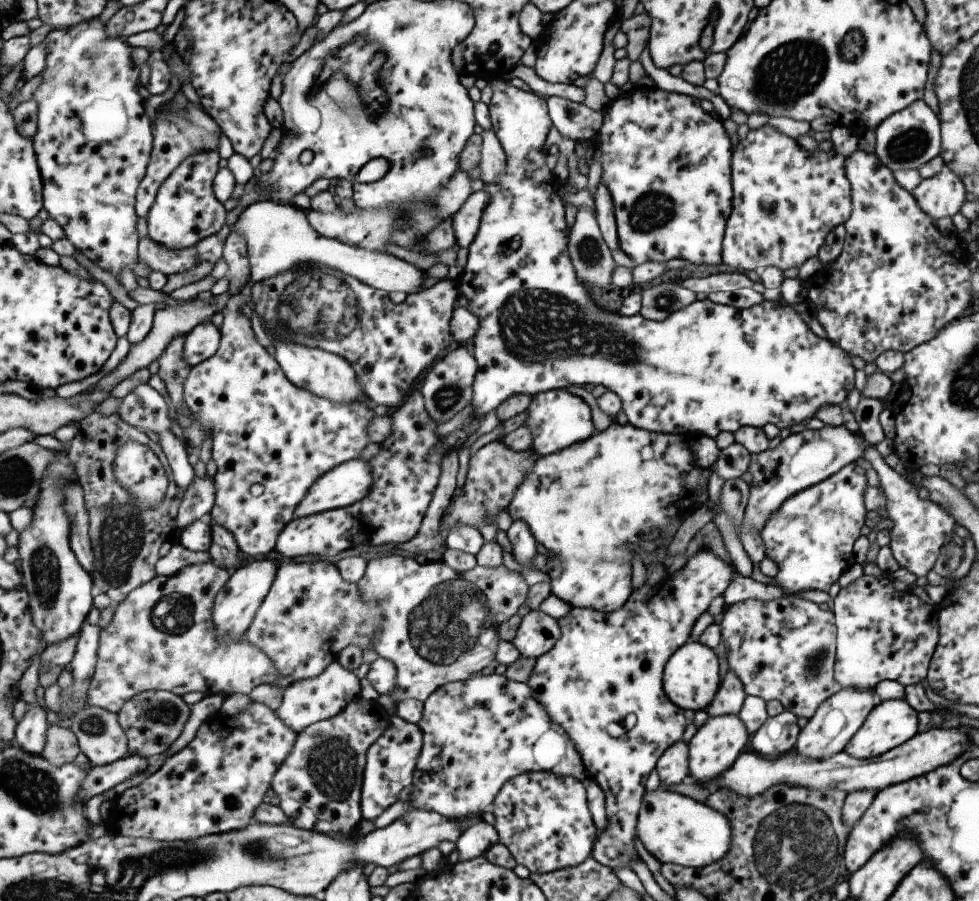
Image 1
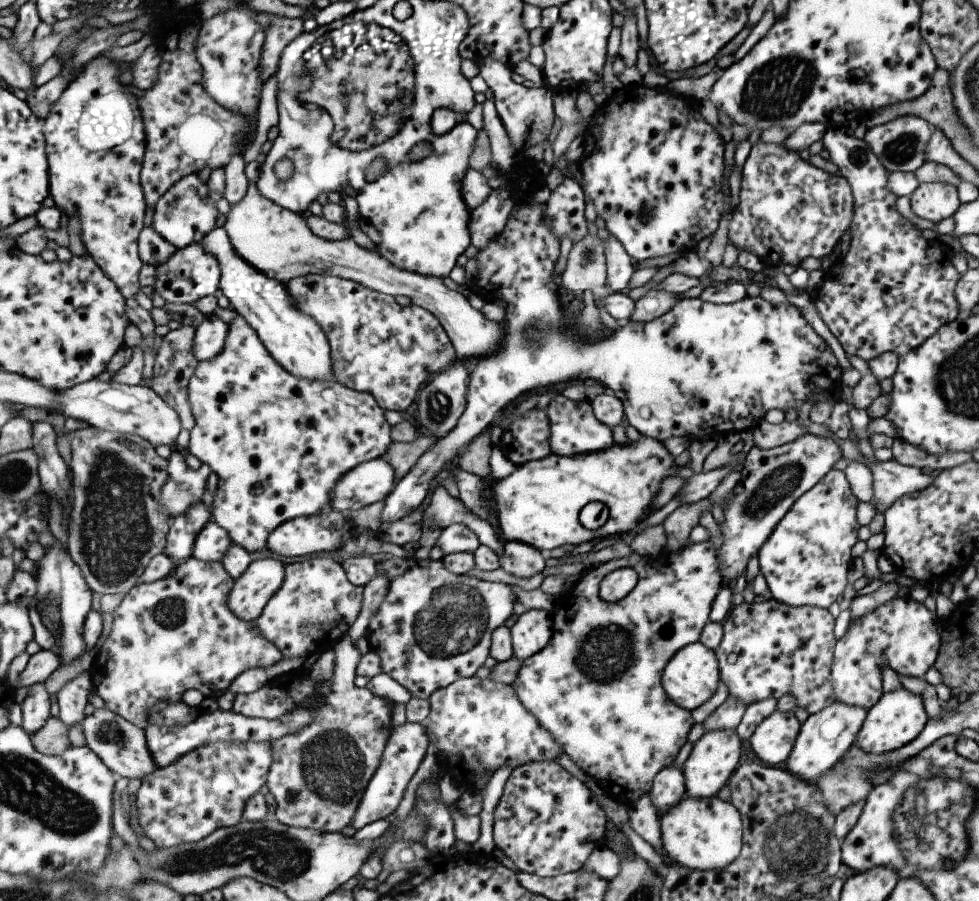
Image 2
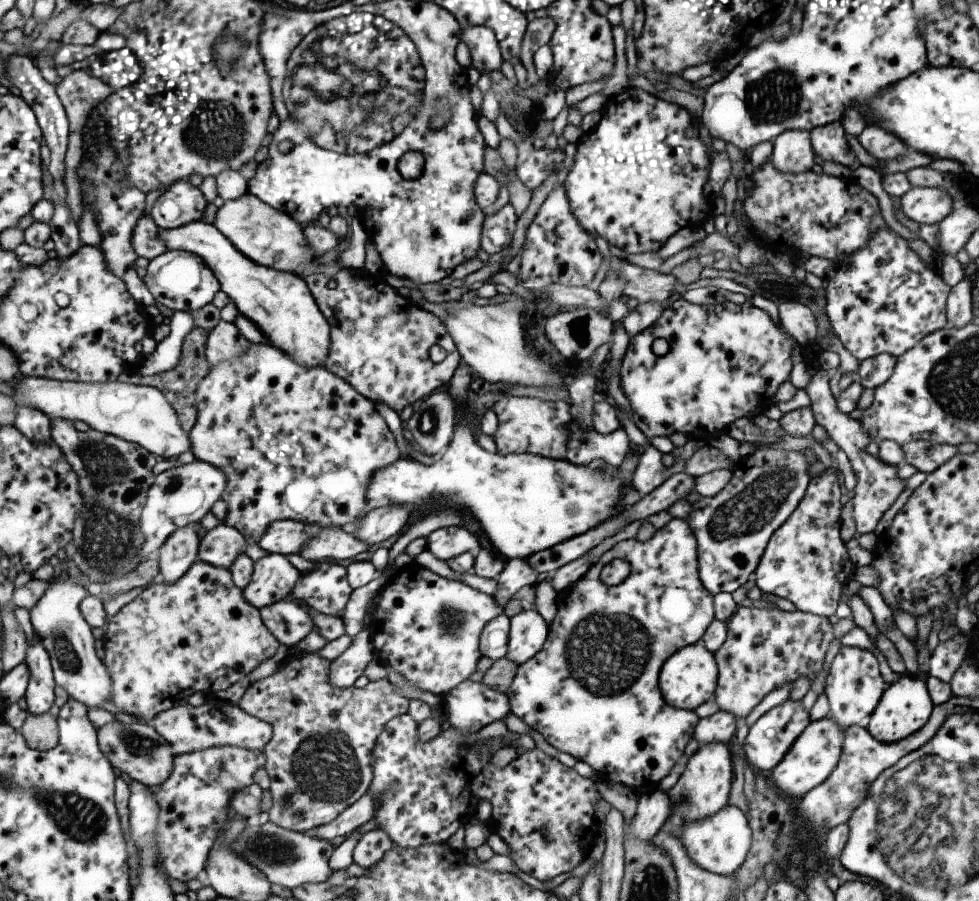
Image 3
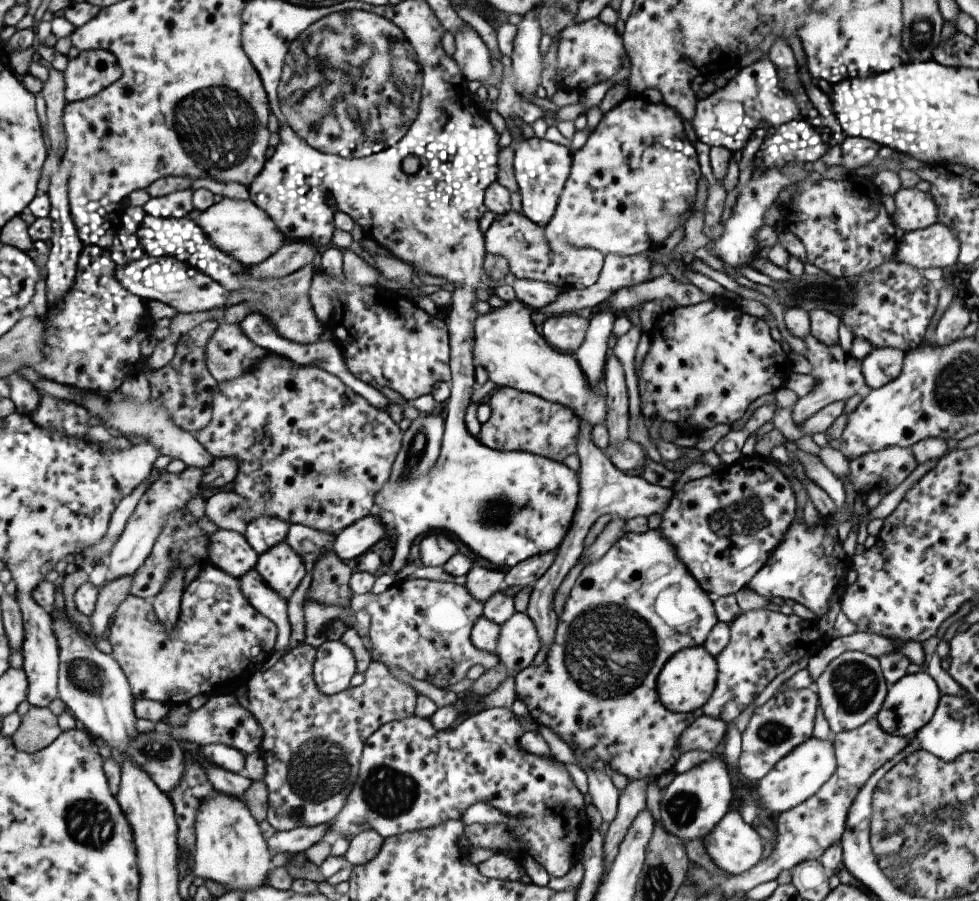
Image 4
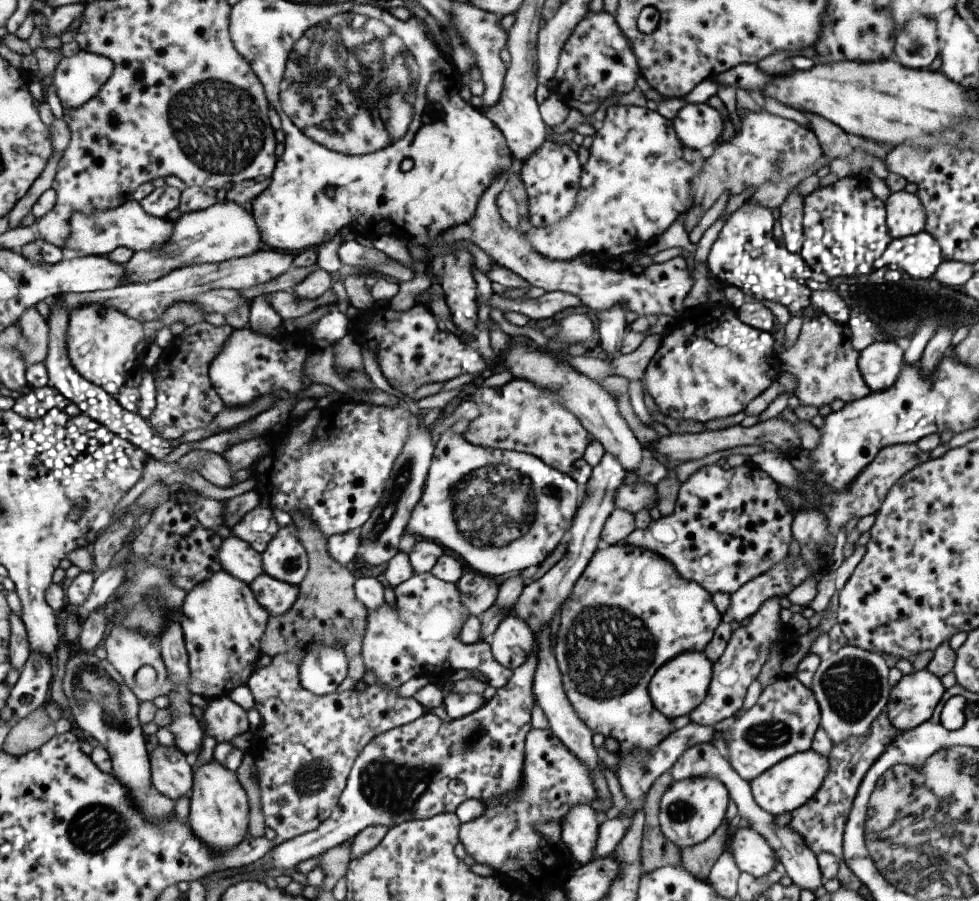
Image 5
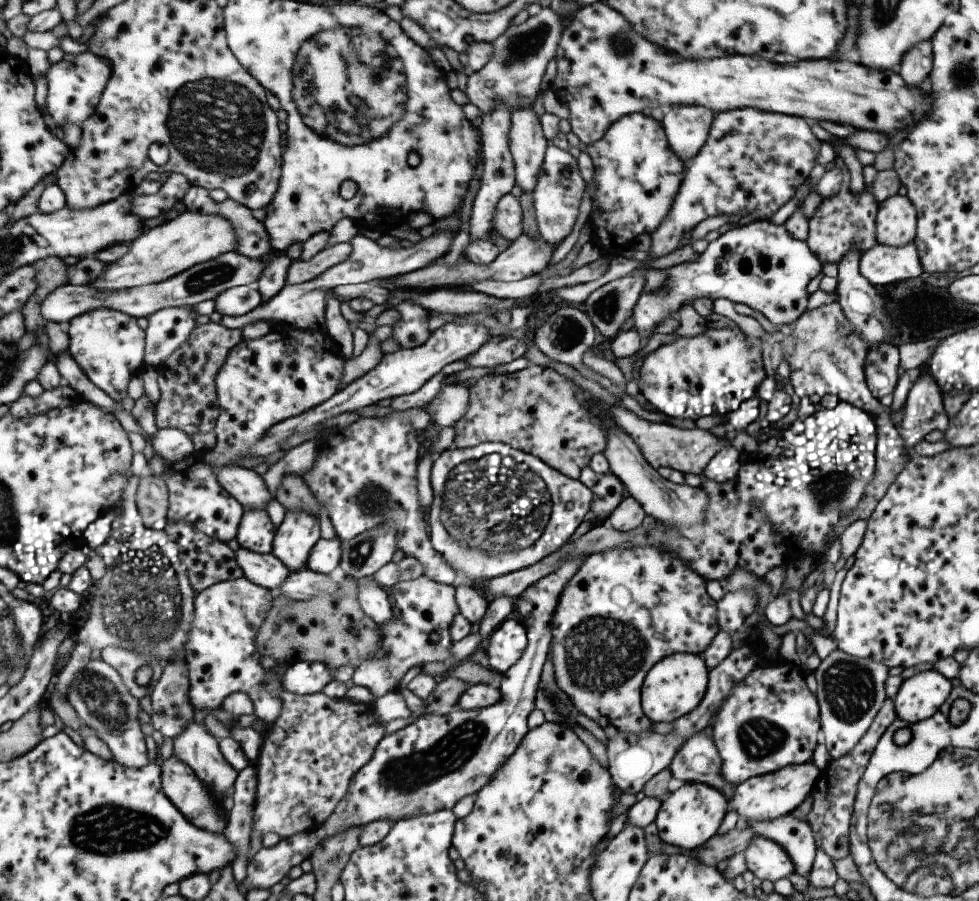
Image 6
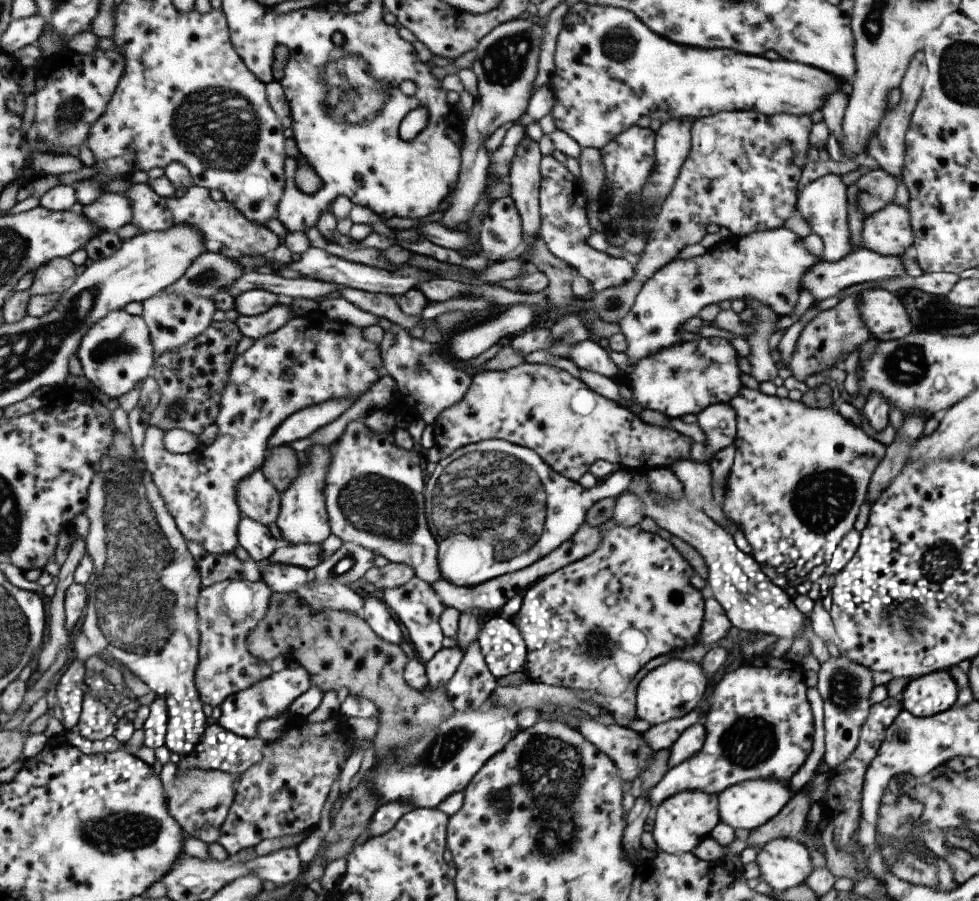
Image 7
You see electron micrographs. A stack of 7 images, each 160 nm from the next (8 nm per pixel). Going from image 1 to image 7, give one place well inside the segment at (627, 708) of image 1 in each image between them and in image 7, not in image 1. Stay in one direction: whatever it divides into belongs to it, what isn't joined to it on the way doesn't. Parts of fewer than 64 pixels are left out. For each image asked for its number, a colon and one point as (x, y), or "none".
2: (595, 686)
3: (592, 692)
4: (628, 612)
5: (629, 611)
6: (664, 605)
7: (590, 626)

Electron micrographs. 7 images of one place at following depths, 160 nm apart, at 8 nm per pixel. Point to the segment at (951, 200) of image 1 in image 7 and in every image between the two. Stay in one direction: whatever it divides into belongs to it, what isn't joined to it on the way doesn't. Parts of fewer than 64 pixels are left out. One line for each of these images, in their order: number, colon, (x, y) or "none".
2: (934, 201)
3: (928, 205)
4: (914, 209)
5: (905, 216)
6: (895, 222)
7: (887, 231)

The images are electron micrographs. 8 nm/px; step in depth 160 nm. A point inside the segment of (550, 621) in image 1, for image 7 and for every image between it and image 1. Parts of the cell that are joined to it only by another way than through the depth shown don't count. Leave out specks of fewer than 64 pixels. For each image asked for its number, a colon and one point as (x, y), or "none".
2: (533, 629)
3: (527, 631)
4: (518, 641)
5: (510, 643)
6: (507, 643)
7: (502, 647)

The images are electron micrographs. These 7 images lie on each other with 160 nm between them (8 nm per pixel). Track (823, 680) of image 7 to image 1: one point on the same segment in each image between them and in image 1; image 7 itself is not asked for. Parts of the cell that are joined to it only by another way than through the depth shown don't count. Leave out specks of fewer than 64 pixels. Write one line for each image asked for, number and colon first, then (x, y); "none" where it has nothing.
1: (882, 634)
2: (901, 634)
3: (855, 680)
4: (850, 689)
5: (851, 687)
6: (849, 691)

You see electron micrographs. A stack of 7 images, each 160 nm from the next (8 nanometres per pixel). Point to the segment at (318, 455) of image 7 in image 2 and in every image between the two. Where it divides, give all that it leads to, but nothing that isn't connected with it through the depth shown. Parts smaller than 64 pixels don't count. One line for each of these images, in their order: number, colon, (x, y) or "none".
2: (261, 578)
3: (272, 577)
4: (280, 568)
5: (284, 559)
6: (292, 540)

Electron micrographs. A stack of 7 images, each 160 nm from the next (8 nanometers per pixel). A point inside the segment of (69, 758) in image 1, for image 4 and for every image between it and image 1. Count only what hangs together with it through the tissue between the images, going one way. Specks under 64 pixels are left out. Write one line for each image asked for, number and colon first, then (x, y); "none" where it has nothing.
2: (53, 739)
3: (42, 732)
4: (40, 728)

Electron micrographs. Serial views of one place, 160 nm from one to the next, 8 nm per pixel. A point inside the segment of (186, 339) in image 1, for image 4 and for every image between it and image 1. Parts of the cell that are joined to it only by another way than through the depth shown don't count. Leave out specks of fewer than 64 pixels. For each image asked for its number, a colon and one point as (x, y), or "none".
2: (210, 333)
3: (223, 341)
4: (228, 350)

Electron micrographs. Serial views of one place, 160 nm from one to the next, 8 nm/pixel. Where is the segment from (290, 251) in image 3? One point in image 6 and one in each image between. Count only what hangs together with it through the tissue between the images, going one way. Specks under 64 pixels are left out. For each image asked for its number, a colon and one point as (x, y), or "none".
4: (237, 227)
5: (224, 231)
6: (191, 238)

